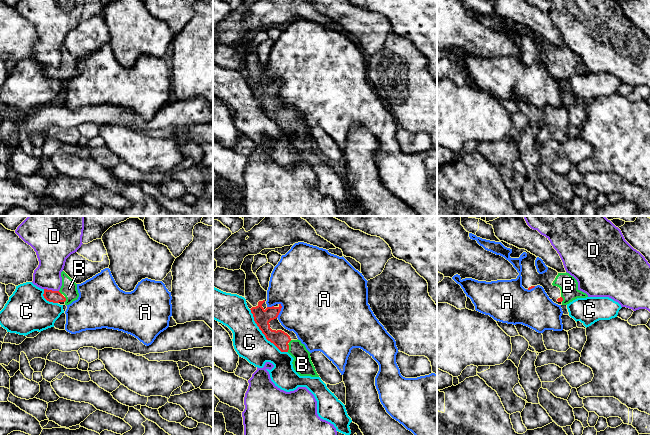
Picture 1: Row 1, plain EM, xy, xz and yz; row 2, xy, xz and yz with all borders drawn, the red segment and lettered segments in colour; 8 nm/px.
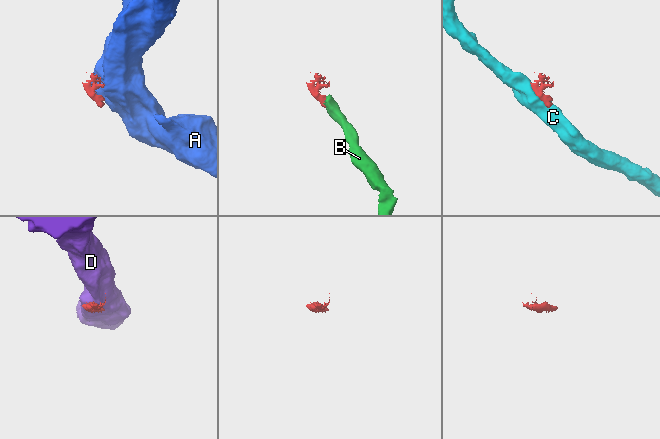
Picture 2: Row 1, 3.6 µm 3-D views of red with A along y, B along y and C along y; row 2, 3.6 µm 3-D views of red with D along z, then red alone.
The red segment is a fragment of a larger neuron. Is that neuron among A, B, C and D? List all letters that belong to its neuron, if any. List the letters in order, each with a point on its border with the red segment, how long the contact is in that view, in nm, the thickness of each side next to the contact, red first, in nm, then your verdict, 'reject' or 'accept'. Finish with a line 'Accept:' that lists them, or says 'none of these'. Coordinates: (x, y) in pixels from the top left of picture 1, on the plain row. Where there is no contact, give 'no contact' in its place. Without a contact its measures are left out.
A: meets red in xz at (280, 86); contact 120 nm long; 140 nm thick on the red side, 480 nm on the other; reject
B: meets red in xz at (288, 124); contact 60 nm long; 140 nm thick on the red side, 160 nm on the other; accept
C: meets red in xz at (263, 109); contact 460 nm long; 140 nm thick on the red side, 260 nm on the other; reject
D: meets red in xy at (51, 66); contact 120 nm long; 100 nm thick on the red side, 220 nm on the other; reject
Accept: B

